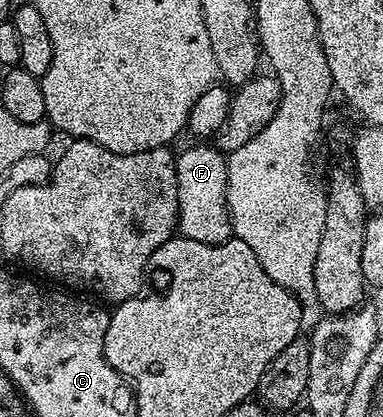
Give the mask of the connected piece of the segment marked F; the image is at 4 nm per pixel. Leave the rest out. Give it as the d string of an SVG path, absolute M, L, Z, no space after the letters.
M193 146L176 157L180 233L189 240L207 245L223 244L232 237L227 206L227 159L218 147Z

